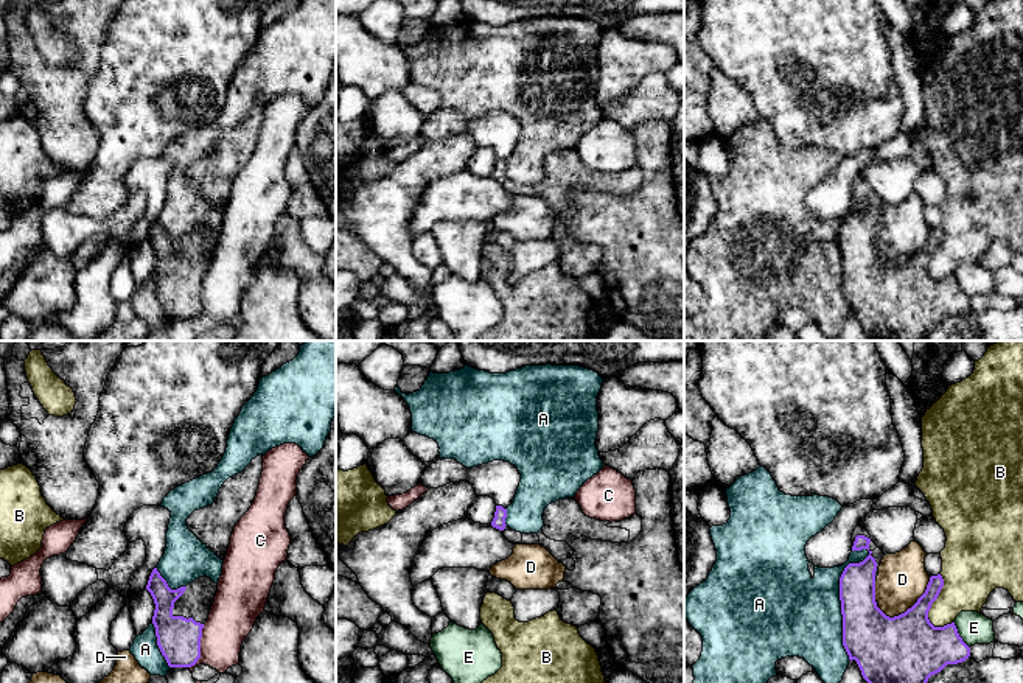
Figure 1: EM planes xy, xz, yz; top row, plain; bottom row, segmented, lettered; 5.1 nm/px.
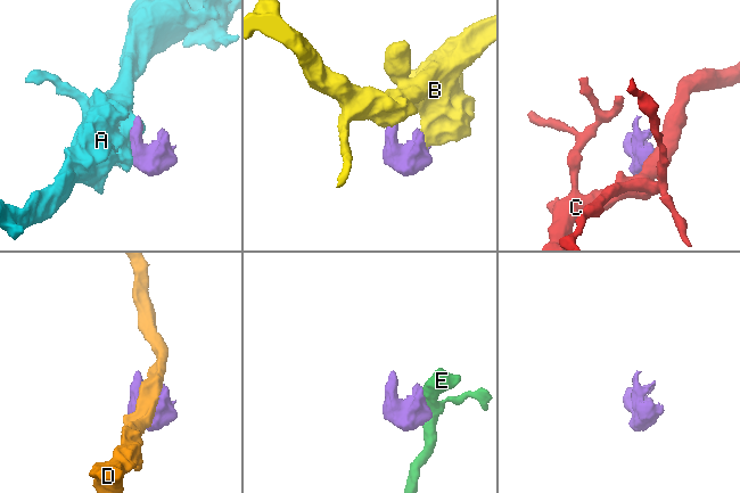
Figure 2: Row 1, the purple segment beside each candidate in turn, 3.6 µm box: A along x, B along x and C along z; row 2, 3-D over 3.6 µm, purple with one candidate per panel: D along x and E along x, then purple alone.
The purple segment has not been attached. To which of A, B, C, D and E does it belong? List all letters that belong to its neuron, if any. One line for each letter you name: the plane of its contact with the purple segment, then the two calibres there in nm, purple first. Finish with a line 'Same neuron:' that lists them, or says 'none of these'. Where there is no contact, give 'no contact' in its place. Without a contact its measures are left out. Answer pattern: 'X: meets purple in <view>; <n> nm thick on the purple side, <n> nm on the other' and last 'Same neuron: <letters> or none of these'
Same neuron: none of these

